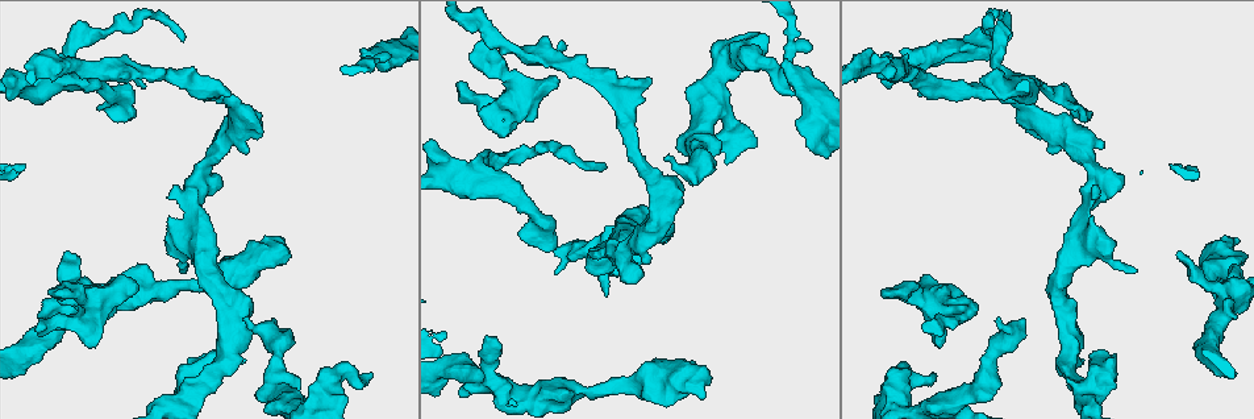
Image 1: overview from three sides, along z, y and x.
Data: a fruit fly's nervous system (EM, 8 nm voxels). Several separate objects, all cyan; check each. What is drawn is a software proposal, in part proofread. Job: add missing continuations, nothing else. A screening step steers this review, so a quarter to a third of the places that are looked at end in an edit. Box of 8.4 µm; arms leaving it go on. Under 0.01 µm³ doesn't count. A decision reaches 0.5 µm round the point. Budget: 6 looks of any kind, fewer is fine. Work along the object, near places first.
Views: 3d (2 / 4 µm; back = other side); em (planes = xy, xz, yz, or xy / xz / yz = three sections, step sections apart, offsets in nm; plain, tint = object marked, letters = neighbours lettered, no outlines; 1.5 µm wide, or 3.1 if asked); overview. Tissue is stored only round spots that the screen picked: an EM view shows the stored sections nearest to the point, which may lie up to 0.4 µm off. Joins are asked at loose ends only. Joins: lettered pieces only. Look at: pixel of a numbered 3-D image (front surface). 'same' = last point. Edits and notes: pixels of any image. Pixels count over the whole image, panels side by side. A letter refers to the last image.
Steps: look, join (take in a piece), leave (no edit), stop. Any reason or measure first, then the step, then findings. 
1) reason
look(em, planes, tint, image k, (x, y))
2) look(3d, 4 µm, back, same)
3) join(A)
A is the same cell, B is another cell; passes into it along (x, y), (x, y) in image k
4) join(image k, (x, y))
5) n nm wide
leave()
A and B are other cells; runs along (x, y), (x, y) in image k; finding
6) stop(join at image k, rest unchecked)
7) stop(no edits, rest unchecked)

free end
look(em, planes, letters, image 1, (38, 328))

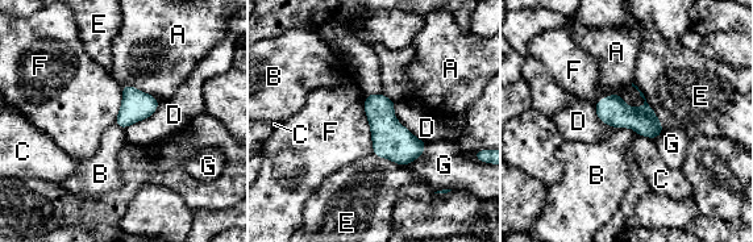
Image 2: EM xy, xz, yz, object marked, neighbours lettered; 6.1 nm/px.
E touches over 340 nm
leave()
A, B, C, D, E, F and G are other cells; none of them fits

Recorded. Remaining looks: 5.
free end
look(em, yz, step 8, tint, image 1, (1176, 253))

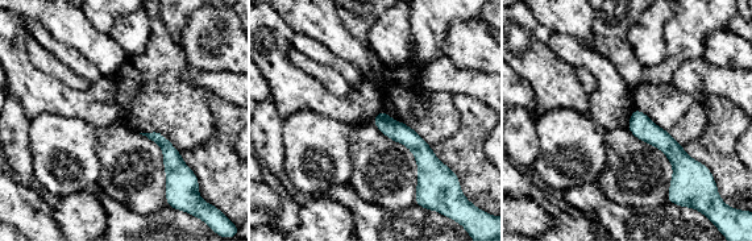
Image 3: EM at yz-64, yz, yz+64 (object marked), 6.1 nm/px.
look(em, planes, letters, same)

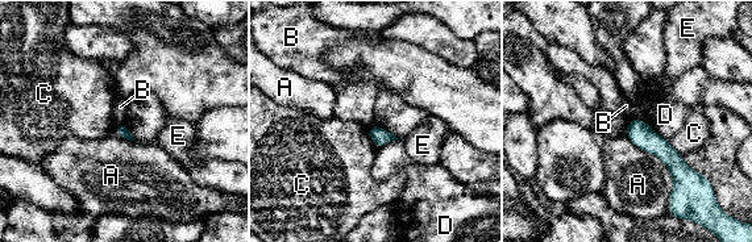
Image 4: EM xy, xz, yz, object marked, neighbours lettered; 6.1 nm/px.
leave()
A, B, C, D and E are other cells; border along (124, 121), (113, 128) in image 4; none of them fits

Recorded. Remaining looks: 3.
look(3d, 4 µm, image 1, (605, 165))

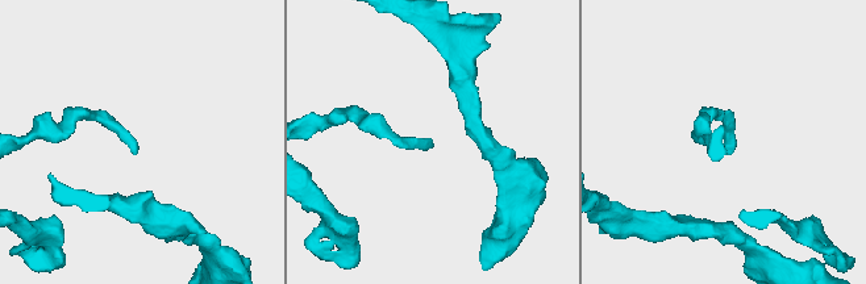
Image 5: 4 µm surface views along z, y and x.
look(em, planes, letters, image 5, (432, 147))

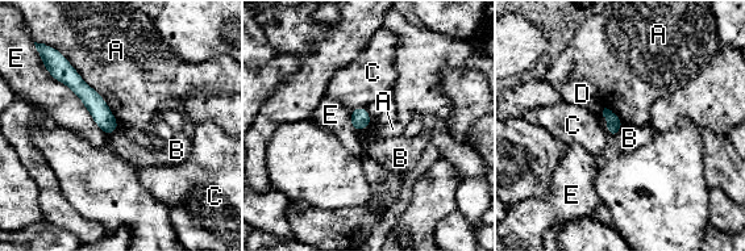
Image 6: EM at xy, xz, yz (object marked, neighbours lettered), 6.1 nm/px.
100 nm wide
leave()
A, B, C, D and E are other cells; runs along (65, 67), (112, 128) in image 6; none of them fits

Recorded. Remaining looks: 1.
stop(no edits, rest unchecked)

